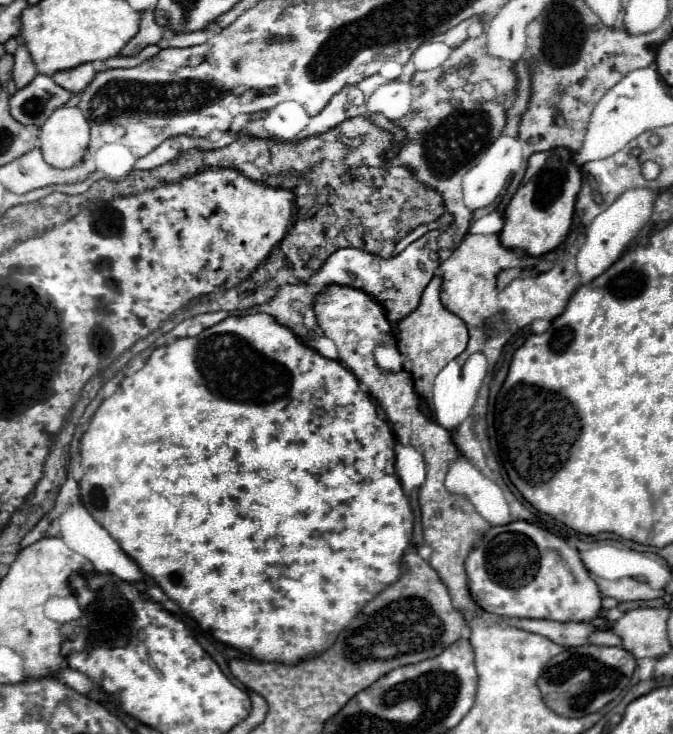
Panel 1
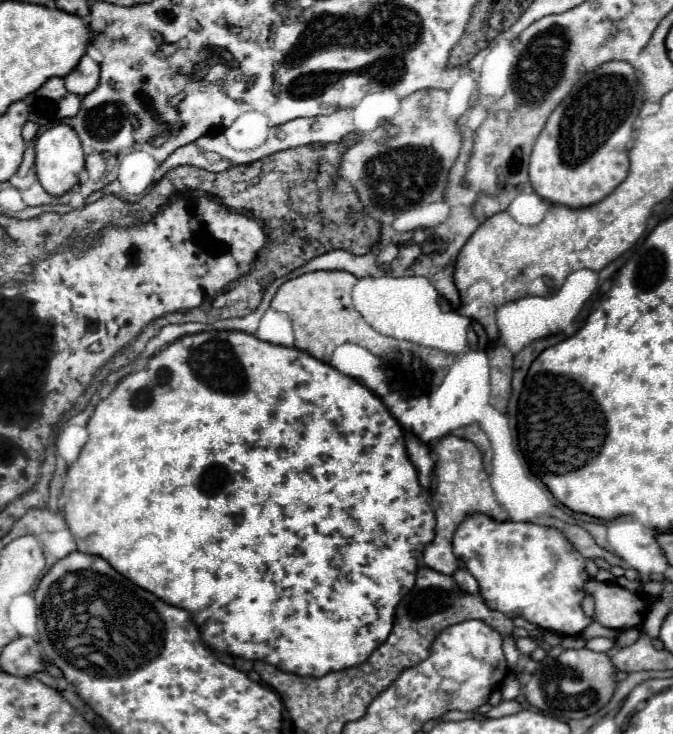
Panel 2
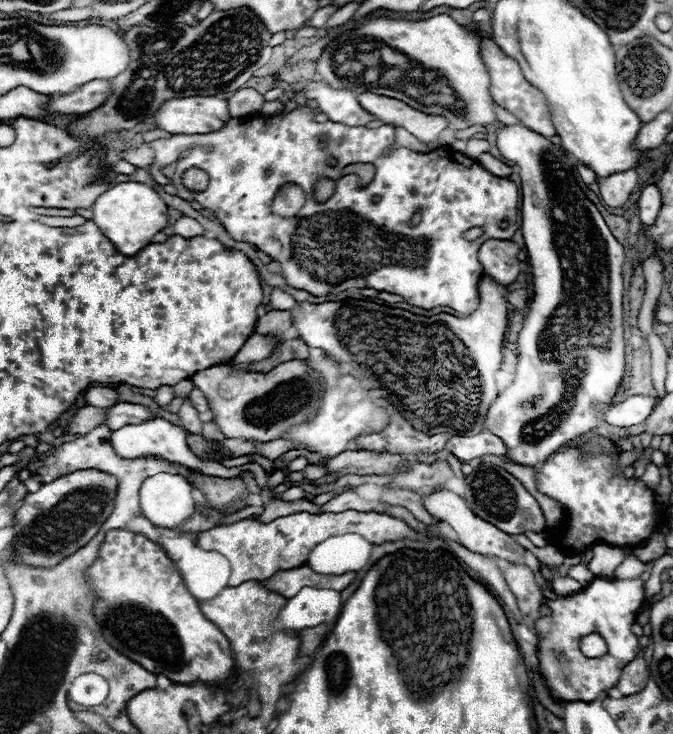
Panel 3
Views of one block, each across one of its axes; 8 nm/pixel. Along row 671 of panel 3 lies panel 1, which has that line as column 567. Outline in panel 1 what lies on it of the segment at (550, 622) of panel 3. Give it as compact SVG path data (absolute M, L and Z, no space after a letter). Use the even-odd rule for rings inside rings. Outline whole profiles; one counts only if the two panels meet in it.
M526 520L490 528L466 558L466 574L474 602L502 618L592 622L592 618L608 614L600 606L602 594L584 568L580 552L564 538Z

